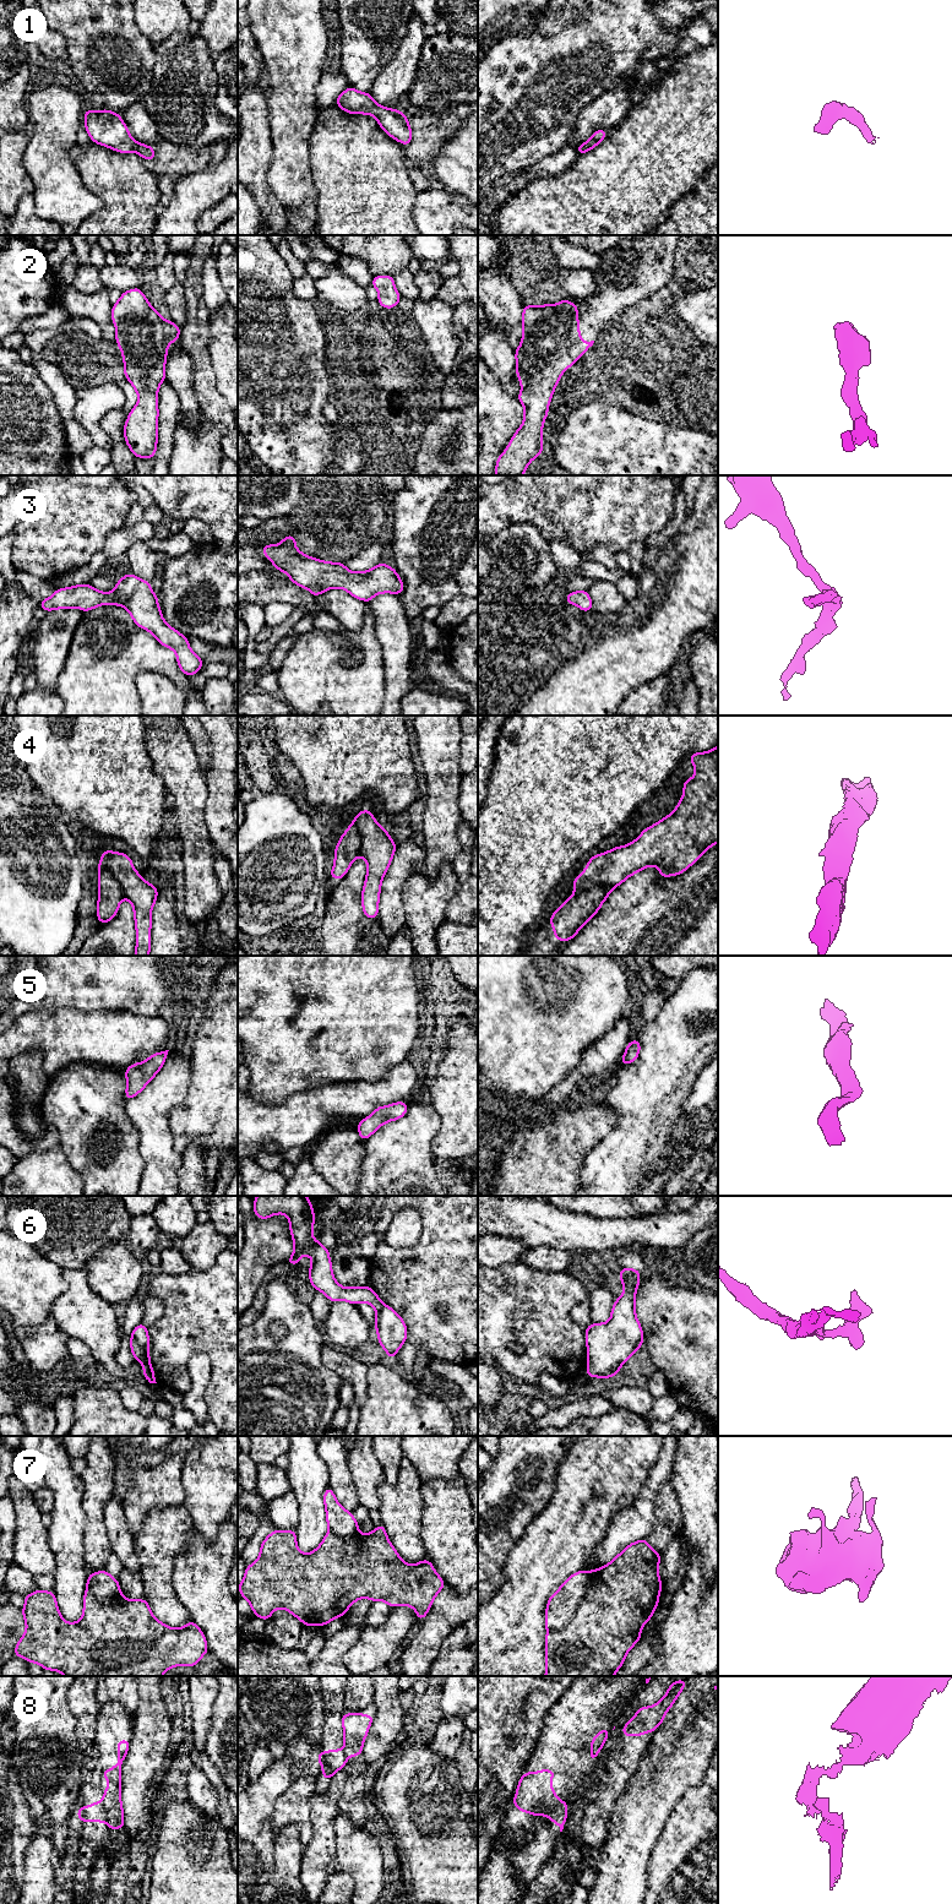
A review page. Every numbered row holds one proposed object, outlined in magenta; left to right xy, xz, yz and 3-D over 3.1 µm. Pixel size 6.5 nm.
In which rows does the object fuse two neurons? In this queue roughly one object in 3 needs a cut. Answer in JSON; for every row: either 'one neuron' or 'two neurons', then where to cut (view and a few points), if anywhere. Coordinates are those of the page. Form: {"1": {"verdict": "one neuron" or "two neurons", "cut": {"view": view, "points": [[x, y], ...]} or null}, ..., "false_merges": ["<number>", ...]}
{"1": {"verdict": "one neuron", "cut": null}, "2": {"verdict": "one neuron", "cut": null}, "3": {"verdict": "one neuron", "cut": null}, "4": {"verdict": "one neuron", "cut": null}, "5": {"verdict": "one neuron", "cut": null}, "6": {"verdict": "two neurons", "cut": {"view": "xy", "points": [[131, 1336], [142, 1350], [143, 1359], [141, 1361]]}}, "7": {"verdict": "one neuron", "cut": null}, "8": {"verdict": "two neurons", "cut": {"view": "xy", "points": [[102, 1801], [107, 1821]]}}, "false_merges": ["6", "8"]}

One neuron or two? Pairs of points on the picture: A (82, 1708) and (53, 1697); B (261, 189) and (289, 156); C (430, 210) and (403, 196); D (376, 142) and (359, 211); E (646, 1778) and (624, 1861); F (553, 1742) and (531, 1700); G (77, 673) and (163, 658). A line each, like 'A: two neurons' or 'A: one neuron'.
A: two neurons
B: two neurons
C: two neurons
D: one neuron
E: one neuron
F: two neurons
G: one neuron

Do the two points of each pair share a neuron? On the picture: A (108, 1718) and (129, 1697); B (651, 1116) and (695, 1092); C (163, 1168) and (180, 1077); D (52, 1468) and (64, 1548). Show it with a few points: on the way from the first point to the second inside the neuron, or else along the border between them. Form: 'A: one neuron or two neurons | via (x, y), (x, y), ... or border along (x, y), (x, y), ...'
A: two neurons | border along (99, 1706), (119, 1703), (132, 1717)
B: one neuron | via (662, 1109), (676, 1094), (684, 1094)
C: one neuron | via (158, 1146), (158, 1099)
D: one neuron | via (64, 1488), (64, 1528)

